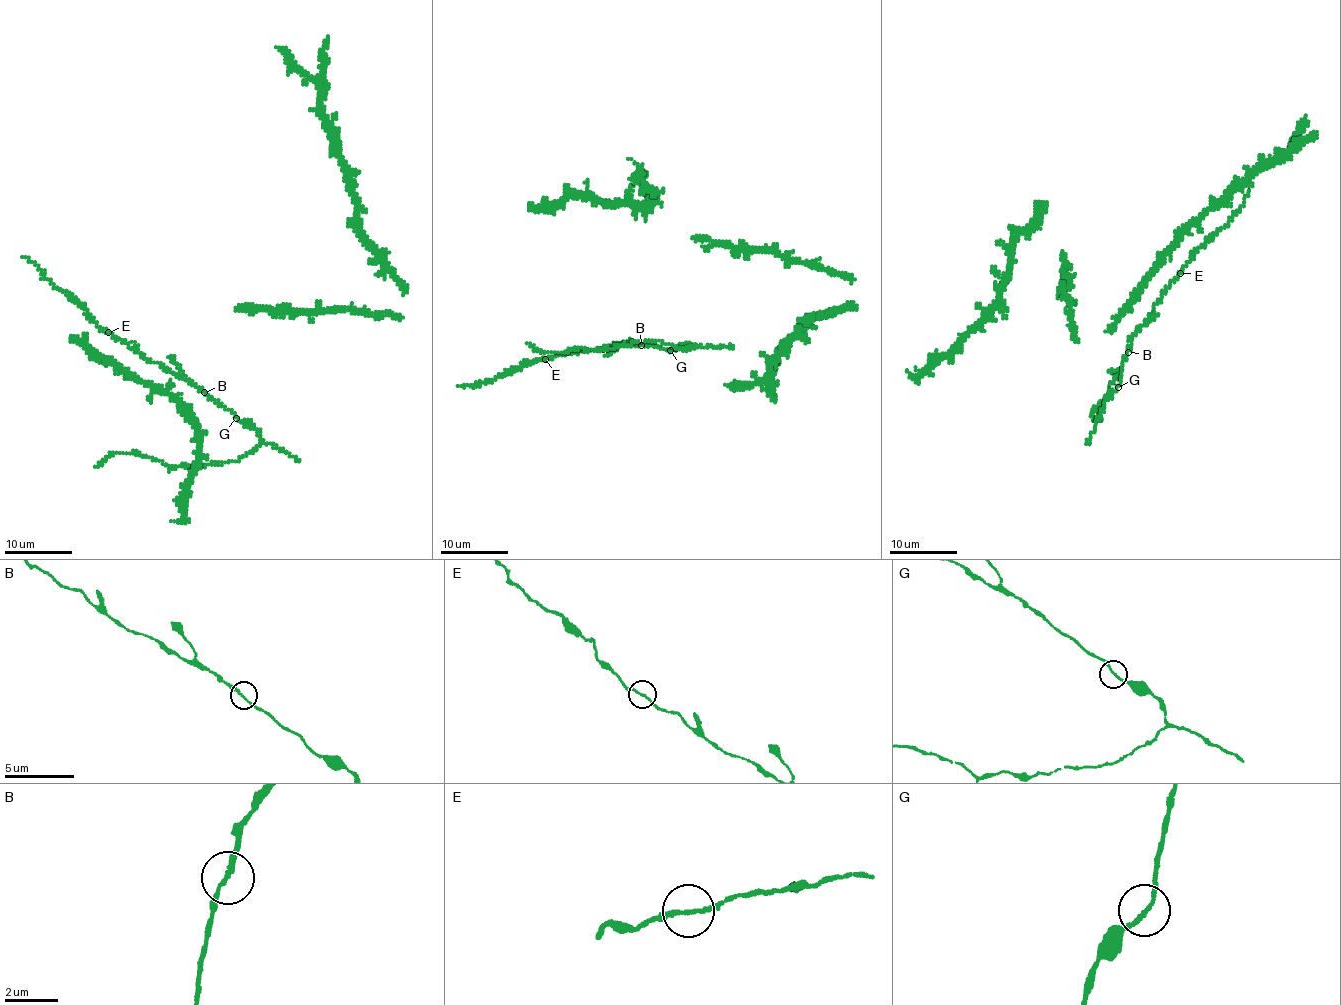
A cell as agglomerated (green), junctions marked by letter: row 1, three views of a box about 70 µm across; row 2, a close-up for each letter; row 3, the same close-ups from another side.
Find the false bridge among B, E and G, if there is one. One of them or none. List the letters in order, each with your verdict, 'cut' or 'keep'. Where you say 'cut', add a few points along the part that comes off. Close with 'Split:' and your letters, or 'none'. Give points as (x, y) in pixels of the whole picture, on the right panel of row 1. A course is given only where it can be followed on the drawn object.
B: keep
E: cut | (1179, 272), (1200, 247), (1224, 227), (1241, 206), (1248, 189)
G: keep
Split: E

